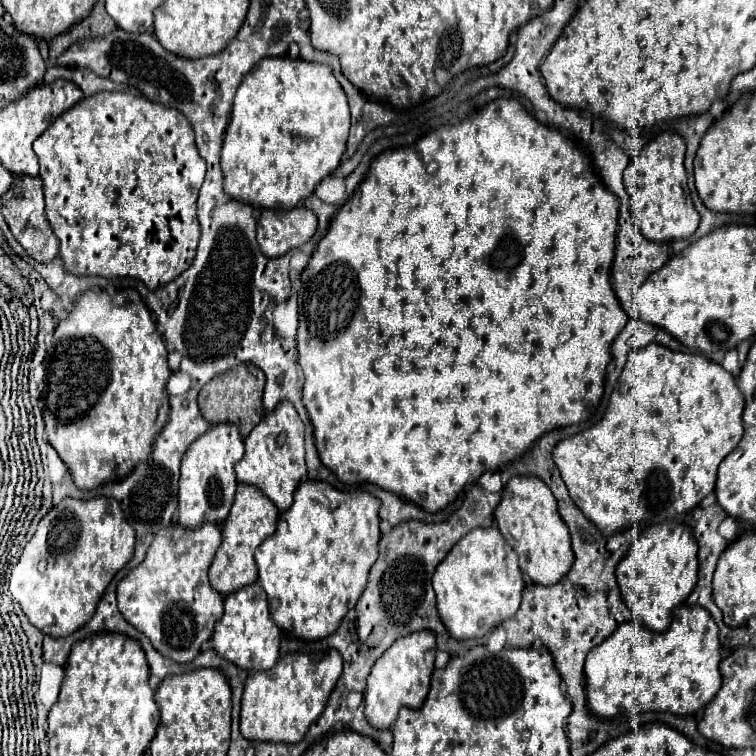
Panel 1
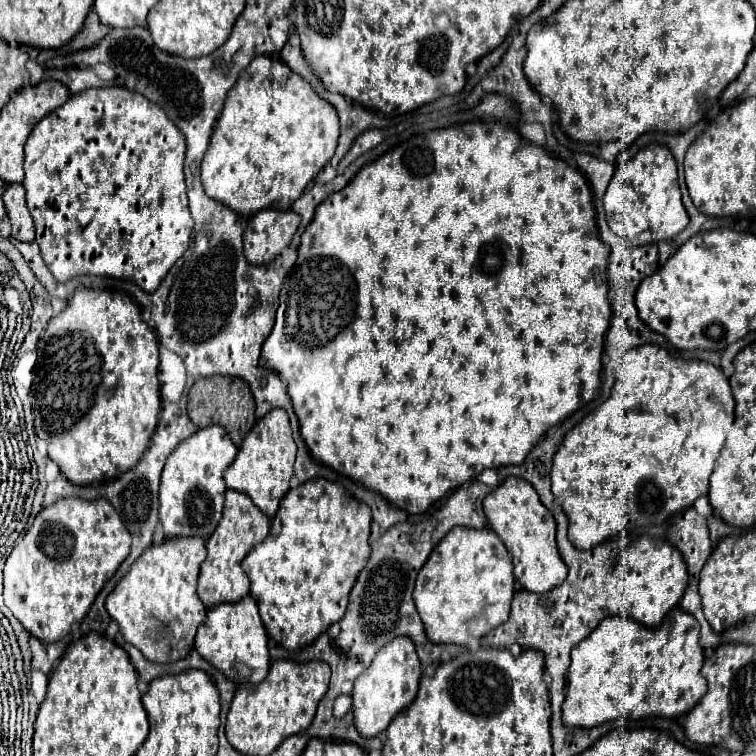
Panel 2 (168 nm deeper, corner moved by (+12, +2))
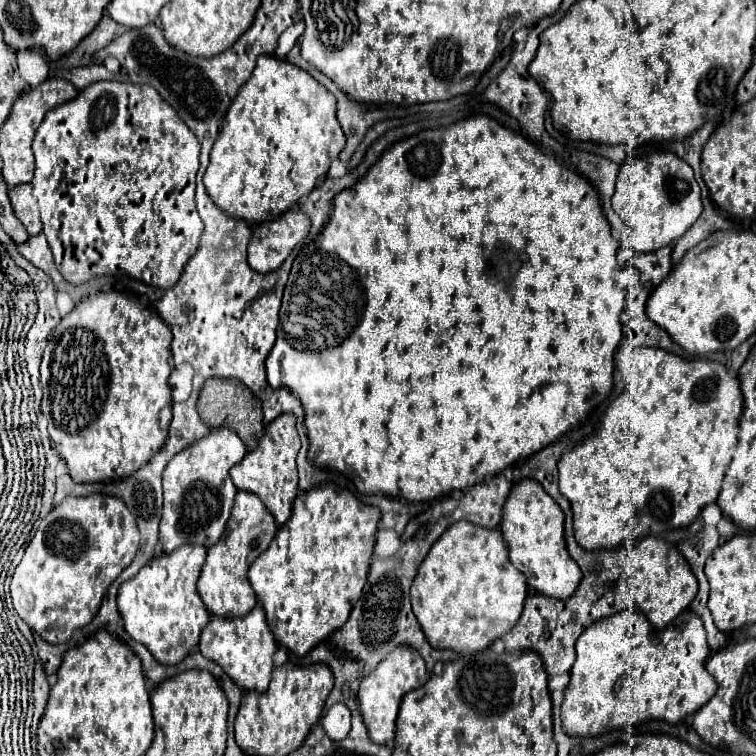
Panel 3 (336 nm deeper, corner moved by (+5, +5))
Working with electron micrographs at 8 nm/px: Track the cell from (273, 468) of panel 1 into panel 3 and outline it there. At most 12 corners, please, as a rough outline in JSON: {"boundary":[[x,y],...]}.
{"boundary":[[291,413],[229,475],[277,525],[297,497],[301,441]]}

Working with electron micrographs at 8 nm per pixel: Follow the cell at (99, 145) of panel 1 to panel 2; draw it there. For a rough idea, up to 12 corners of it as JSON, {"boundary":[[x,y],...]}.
{"boundary":[[92,88],[26,142],[58,282],[154,292],[194,228],[180,128]]}

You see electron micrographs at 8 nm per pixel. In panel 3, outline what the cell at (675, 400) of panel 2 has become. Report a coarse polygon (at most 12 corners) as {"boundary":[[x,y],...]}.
{"boundary":[[639,347],[559,461],[577,543],[687,527],[737,449],[737,377]]}

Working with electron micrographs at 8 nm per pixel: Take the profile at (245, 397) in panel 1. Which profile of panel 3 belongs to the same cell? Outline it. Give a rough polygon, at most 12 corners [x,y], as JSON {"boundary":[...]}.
{"boundary":[[207,379],[197,411],[253,451],[265,433],[261,403],[239,379]]}

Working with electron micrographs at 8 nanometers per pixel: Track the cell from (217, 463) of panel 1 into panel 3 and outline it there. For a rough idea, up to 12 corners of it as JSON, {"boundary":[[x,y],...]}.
{"boundary":[[229,429],[163,471],[163,553],[215,545],[245,445]]}

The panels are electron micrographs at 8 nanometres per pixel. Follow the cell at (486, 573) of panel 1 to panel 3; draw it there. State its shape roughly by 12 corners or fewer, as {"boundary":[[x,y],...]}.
{"boundary":[[453,523],[411,585],[435,649],[475,653],[519,621],[503,535]]}

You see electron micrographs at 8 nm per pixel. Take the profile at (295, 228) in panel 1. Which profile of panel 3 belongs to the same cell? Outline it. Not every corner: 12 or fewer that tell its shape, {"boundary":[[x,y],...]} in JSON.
{"boundary":[[299,211],[259,223],[249,265],[275,271],[309,233]]}

